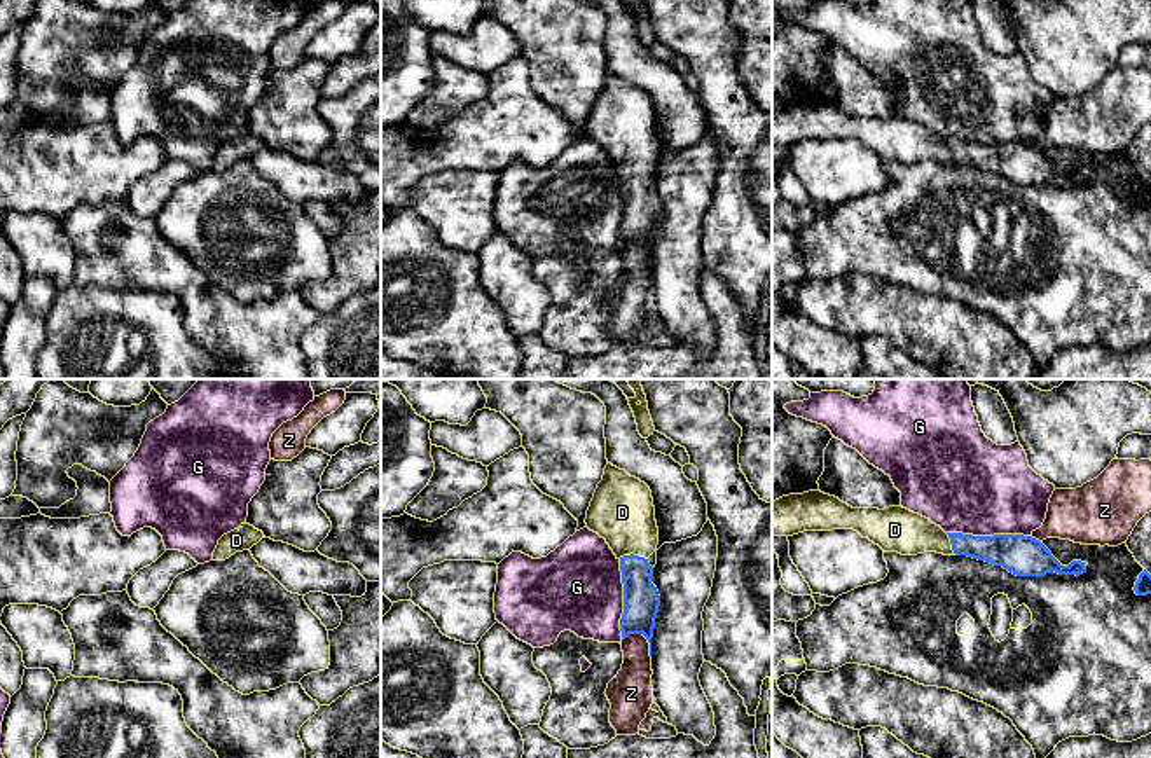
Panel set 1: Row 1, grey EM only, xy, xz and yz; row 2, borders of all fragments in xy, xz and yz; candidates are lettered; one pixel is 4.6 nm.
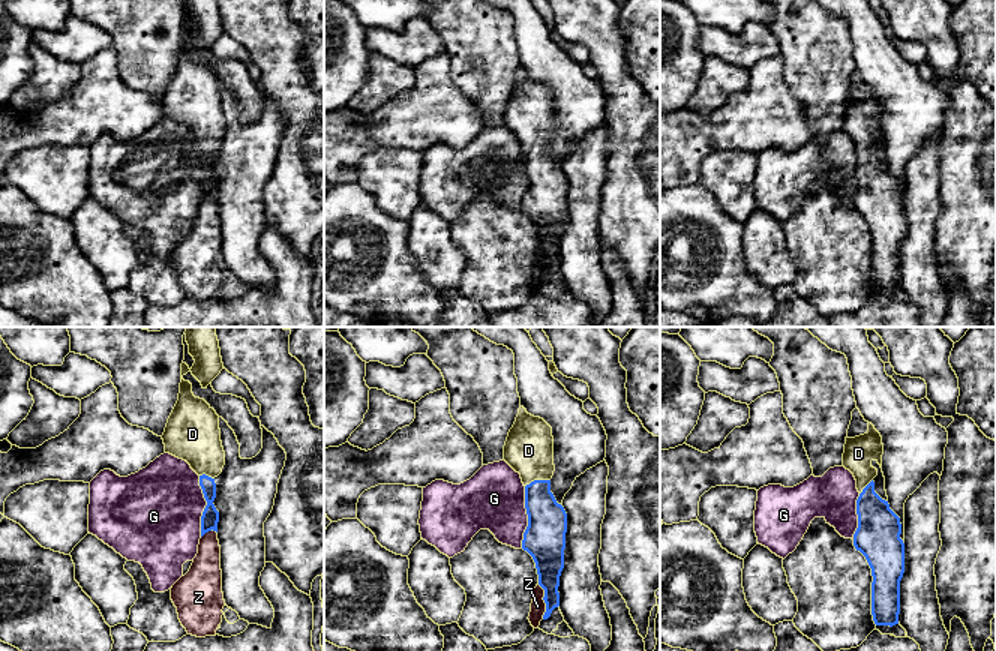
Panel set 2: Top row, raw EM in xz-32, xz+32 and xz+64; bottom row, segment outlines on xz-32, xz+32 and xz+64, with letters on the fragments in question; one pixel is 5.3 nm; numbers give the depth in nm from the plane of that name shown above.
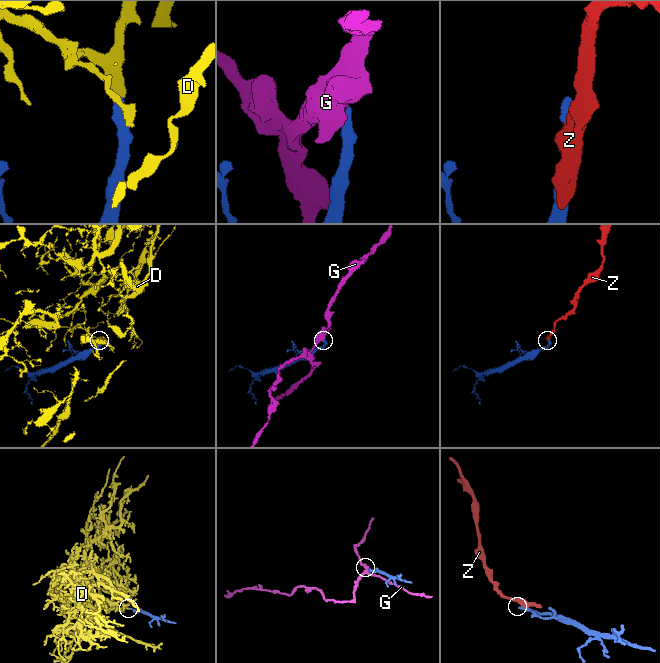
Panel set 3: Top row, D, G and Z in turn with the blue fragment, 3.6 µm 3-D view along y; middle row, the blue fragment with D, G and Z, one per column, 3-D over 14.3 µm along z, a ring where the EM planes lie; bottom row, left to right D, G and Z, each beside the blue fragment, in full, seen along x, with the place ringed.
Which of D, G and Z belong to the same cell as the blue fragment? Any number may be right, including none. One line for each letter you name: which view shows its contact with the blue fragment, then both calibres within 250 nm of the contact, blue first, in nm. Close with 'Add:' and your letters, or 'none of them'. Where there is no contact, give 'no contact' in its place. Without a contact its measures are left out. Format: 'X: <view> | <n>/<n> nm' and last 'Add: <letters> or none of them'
D: xz | 170/300 nm
Add: D

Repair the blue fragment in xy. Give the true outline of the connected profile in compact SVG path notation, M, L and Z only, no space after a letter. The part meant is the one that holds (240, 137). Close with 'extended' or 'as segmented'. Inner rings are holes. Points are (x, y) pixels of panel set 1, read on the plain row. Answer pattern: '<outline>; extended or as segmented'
M241 133L238 138L224 143L213 161L213 169L225 169L236 161L250 159L264 147L264 141L250 133Z; extended

